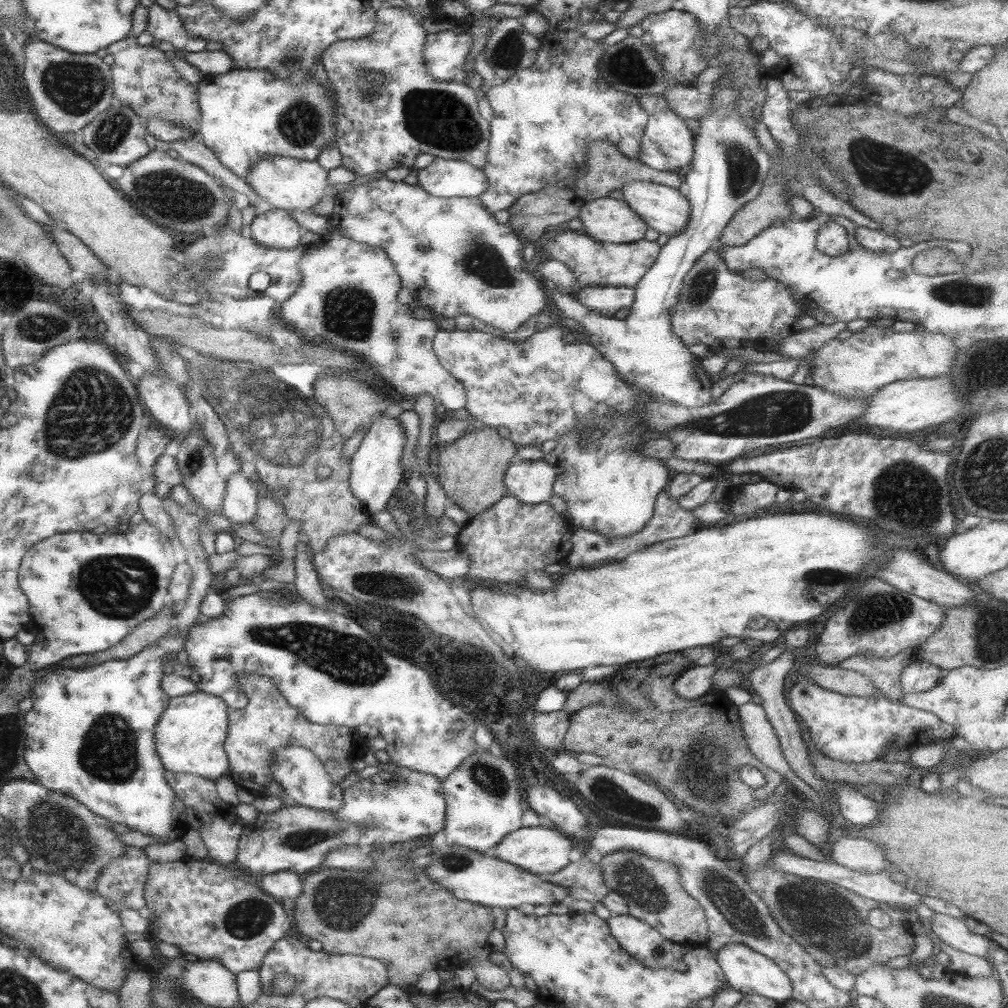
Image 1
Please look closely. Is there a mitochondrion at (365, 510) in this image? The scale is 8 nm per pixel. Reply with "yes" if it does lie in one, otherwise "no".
no

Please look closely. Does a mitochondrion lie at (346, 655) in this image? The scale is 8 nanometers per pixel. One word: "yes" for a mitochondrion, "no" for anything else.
yes

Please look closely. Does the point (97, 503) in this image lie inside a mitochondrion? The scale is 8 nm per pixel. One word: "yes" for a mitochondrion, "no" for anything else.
no

